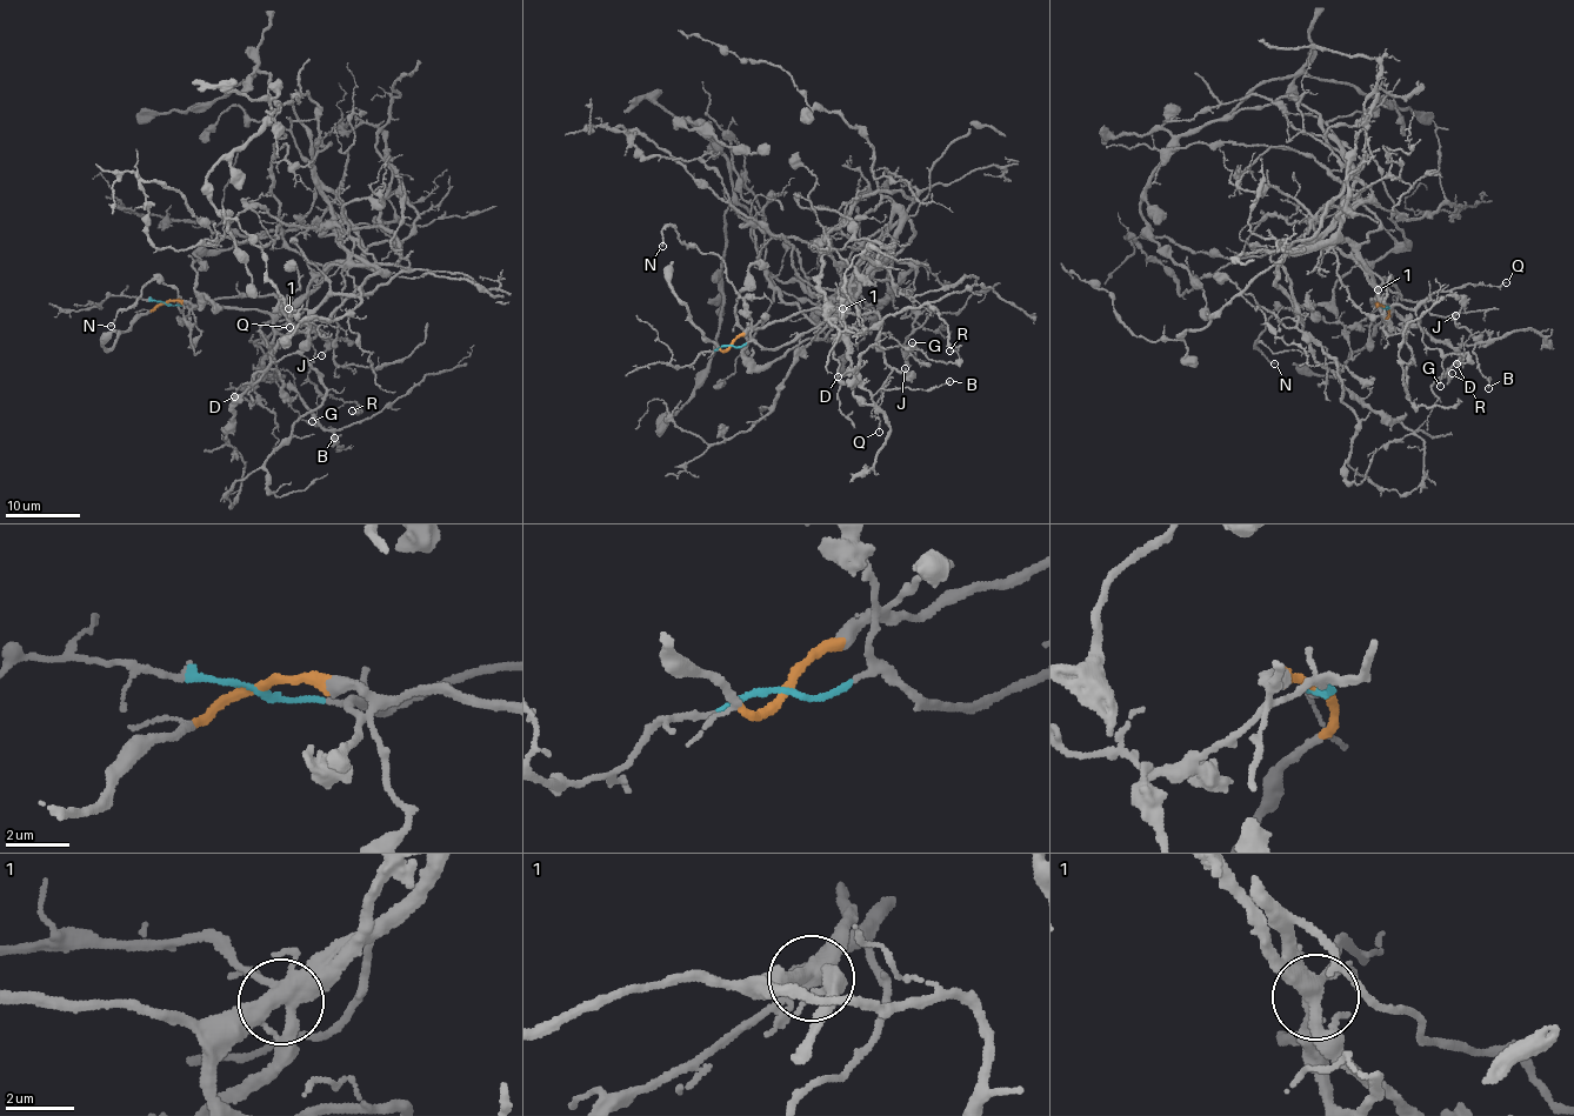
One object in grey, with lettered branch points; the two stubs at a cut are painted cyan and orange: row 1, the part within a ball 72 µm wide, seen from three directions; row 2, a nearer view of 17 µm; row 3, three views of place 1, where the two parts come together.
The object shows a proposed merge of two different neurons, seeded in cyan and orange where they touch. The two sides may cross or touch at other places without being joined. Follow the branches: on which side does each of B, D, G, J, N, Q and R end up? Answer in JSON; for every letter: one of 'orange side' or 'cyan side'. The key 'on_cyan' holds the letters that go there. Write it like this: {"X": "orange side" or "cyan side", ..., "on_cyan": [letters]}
{"B": "cyan side", "D": "cyan side", "G": "orange side", "J": "orange side", "N": "cyan side", "Q": "orange side", "R": "orange side", "on_cyan": ["B", "D", "N"]}

